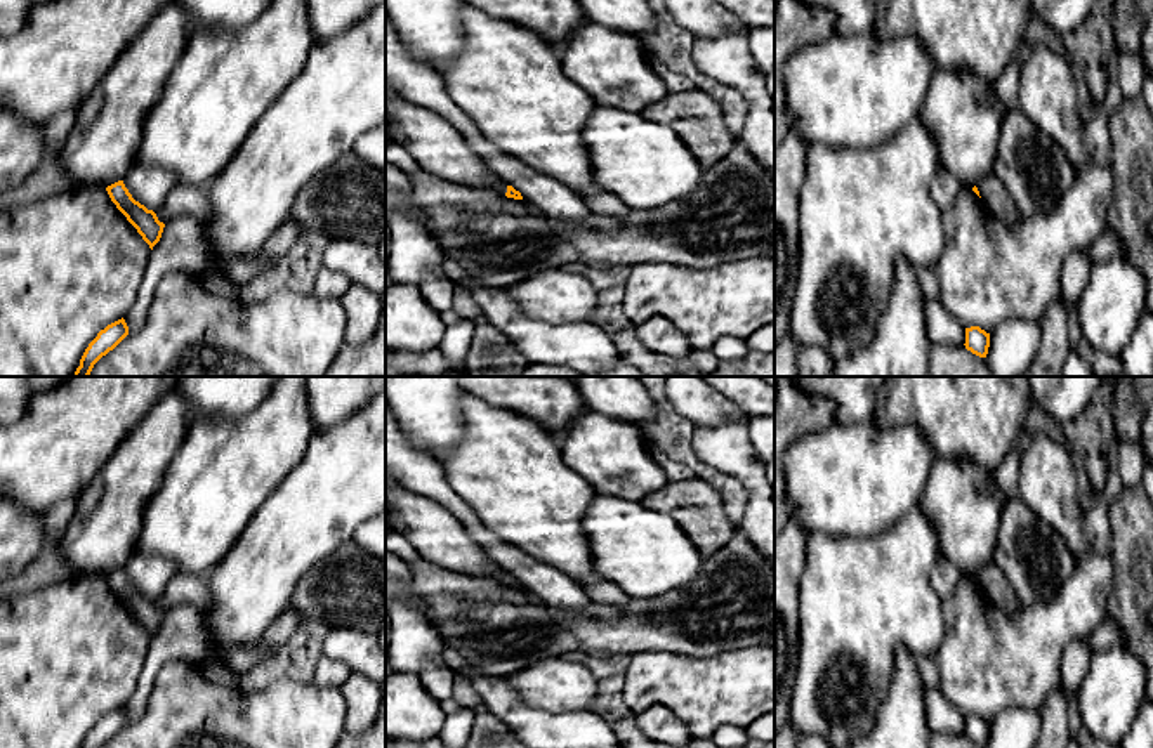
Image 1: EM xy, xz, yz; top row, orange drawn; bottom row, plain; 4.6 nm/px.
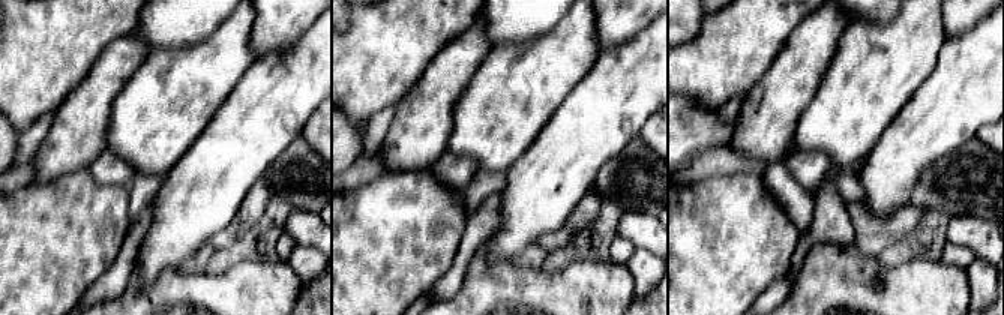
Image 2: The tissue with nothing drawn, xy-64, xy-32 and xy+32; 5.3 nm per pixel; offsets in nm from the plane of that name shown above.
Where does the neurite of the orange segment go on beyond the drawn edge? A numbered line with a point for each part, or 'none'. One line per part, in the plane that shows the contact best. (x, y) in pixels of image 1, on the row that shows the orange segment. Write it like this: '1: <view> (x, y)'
none

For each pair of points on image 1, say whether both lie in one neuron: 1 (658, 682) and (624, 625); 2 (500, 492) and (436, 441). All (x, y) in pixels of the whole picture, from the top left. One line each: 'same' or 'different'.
1: different
2: different

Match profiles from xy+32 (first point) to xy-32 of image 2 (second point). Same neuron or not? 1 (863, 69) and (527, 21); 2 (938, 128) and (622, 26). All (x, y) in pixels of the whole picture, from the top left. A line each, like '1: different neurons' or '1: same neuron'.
1: different neurons
2: different neurons

